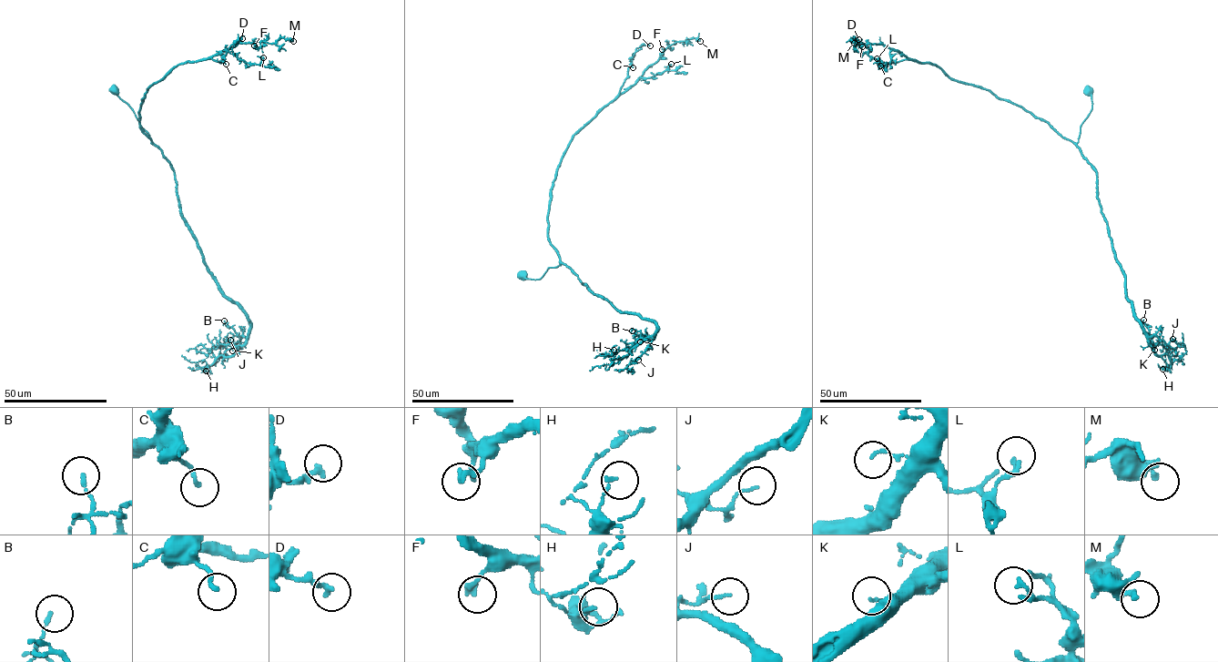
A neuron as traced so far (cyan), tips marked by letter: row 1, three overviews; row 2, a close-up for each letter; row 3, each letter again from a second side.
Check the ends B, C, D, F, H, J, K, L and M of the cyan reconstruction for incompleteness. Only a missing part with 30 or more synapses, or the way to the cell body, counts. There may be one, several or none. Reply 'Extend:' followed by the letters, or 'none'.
Extend: F

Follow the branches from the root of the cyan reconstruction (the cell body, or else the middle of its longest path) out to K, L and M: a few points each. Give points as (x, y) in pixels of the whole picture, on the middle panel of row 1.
K: (522, 276), (538, 280), (549, 268), (564, 263), (619, 311), (638, 313), (657, 326), (640, 341)
L: (522, 276), (538, 280), (560, 264), (548, 237), (548, 209), (571, 138), (640, 76), (663, 73), (671, 64)
M: (522, 276), (538, 280), (560, 264), (548, 237), (548, 209), (571, 138), (667, 47), (700, 41)

